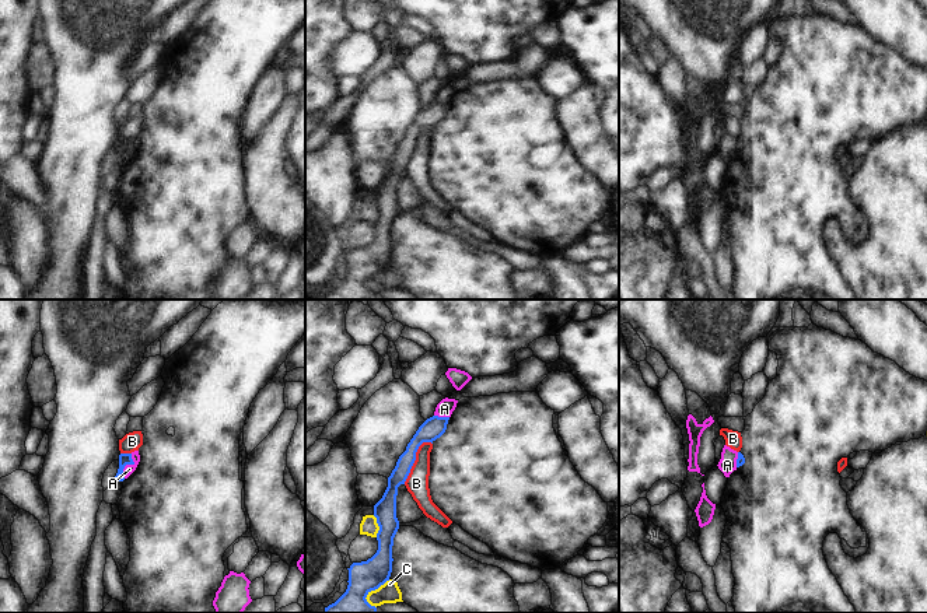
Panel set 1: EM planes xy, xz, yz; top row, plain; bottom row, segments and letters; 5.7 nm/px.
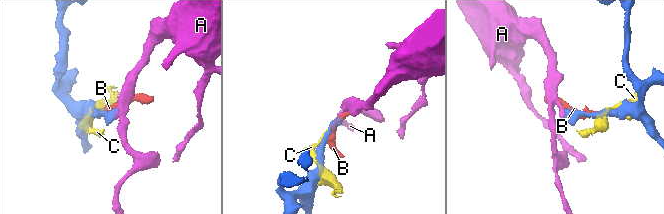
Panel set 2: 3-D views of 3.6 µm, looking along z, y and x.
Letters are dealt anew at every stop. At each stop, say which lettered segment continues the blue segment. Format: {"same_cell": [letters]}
{"same_cell": []}

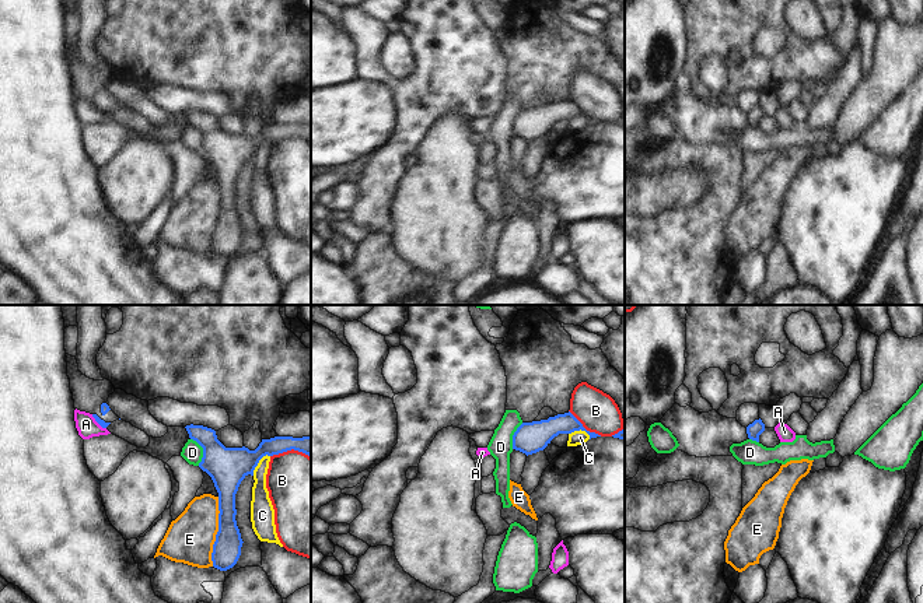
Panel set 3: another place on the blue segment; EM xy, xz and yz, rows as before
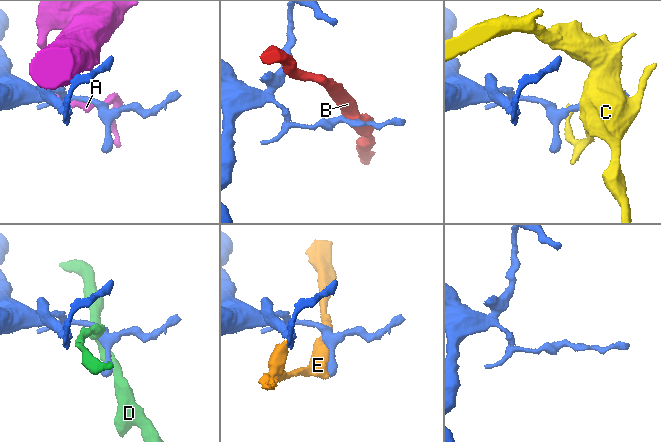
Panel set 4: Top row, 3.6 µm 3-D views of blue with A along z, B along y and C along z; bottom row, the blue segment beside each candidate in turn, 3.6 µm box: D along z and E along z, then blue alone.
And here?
{"same_cell": []}

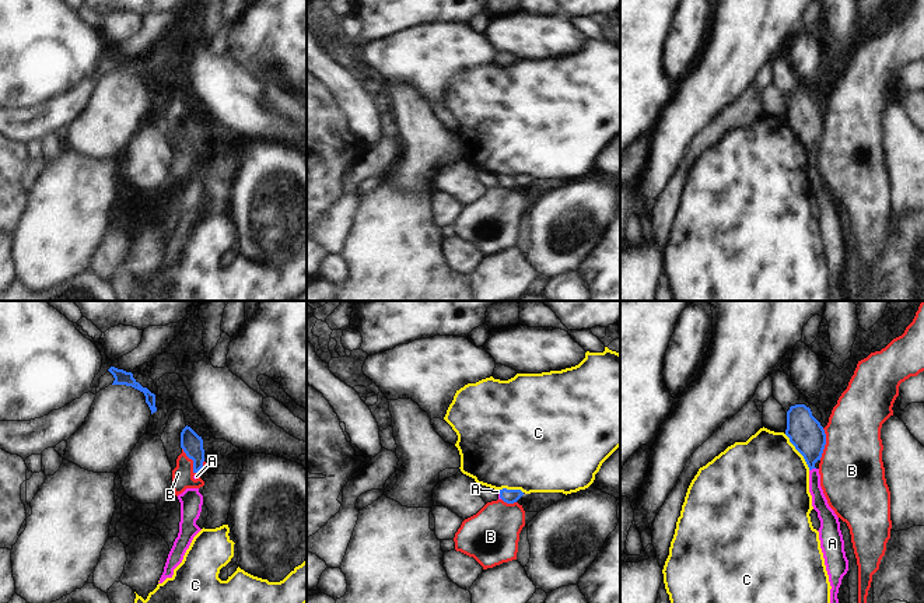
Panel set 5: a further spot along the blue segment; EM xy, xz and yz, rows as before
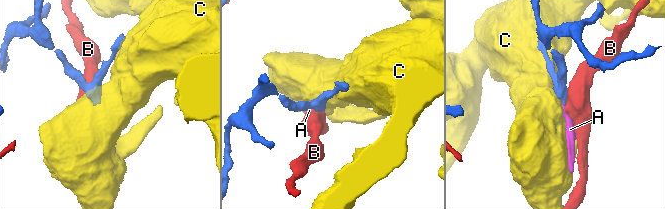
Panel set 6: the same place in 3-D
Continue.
{"same_cell": ["A"]}

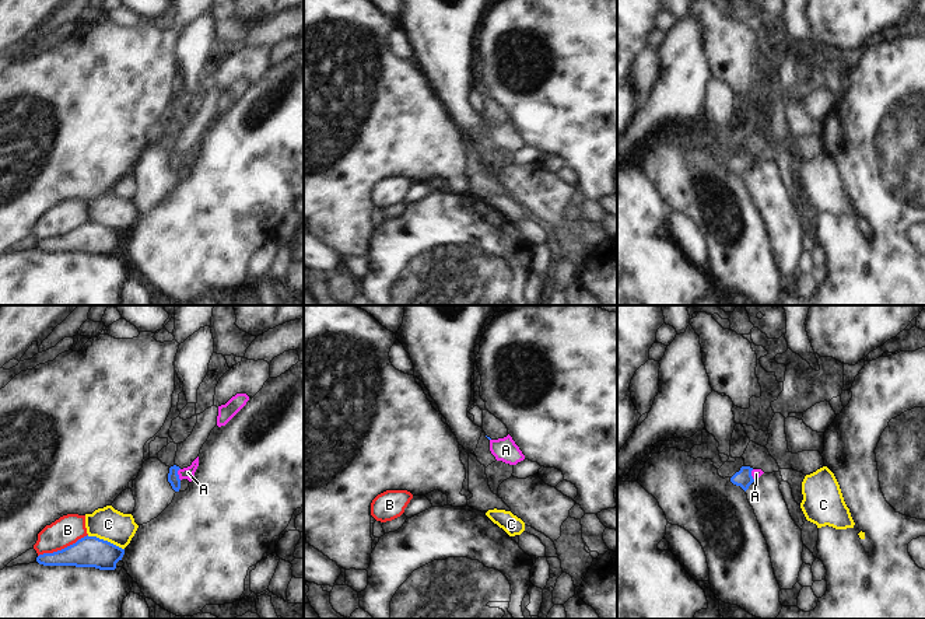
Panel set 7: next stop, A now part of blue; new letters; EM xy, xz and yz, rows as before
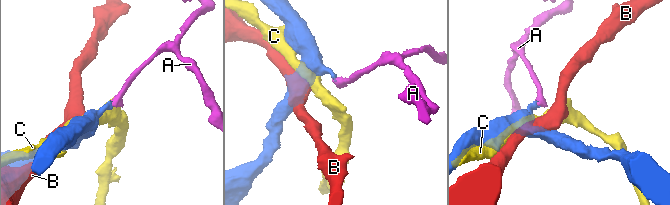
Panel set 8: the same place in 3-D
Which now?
{"same_cell": ["A"]}

